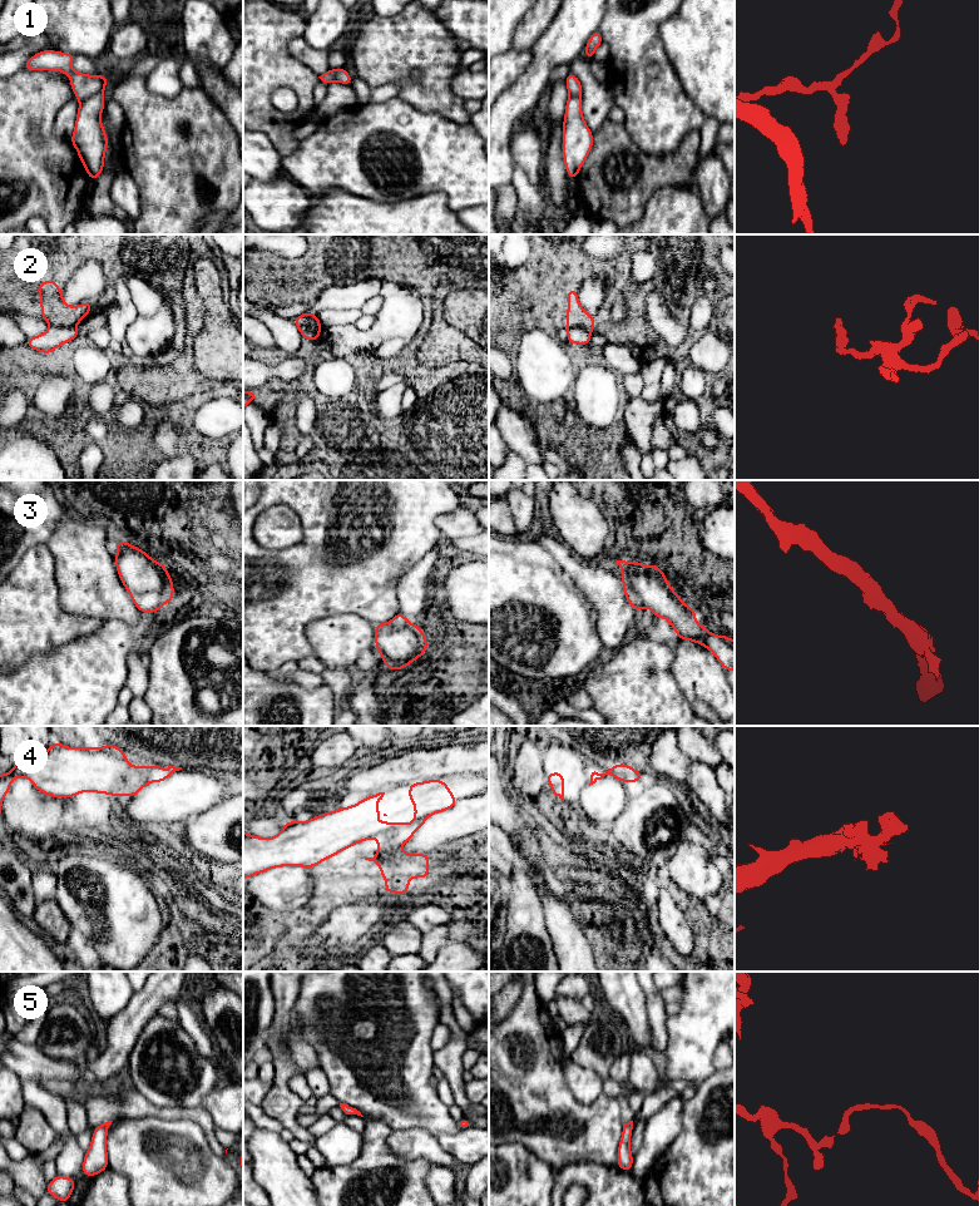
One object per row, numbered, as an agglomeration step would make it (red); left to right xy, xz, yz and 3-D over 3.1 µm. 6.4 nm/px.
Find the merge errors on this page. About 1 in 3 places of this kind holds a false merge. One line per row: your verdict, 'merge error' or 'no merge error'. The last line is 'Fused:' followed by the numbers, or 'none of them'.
1: merge error
2: merge error
3: merge error
4: no merge error
5: no merge error
Fused: 1, 2, 3

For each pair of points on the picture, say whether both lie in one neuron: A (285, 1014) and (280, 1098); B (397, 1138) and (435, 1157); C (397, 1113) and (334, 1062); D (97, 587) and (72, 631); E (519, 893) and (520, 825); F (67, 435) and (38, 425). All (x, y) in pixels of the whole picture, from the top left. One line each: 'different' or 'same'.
A: same
B: same
C: same
D: different
E: same
F: same

